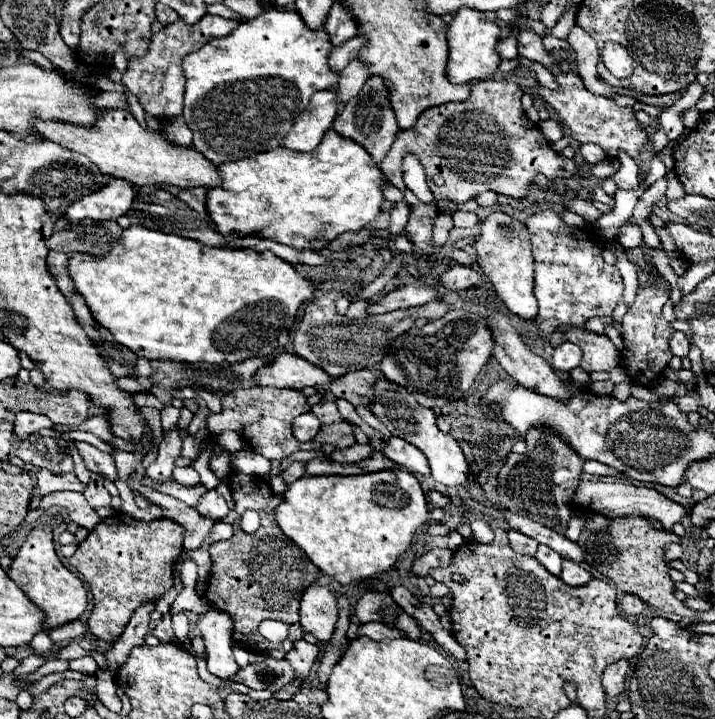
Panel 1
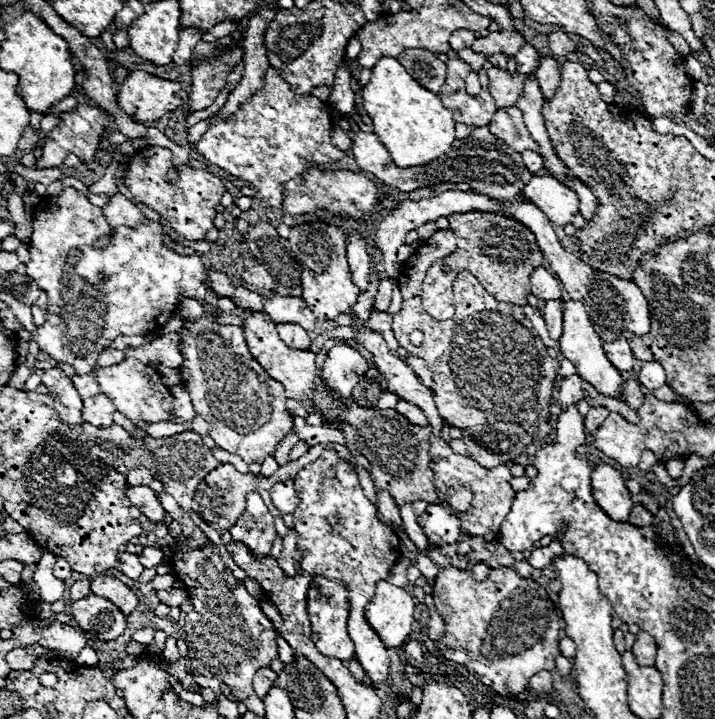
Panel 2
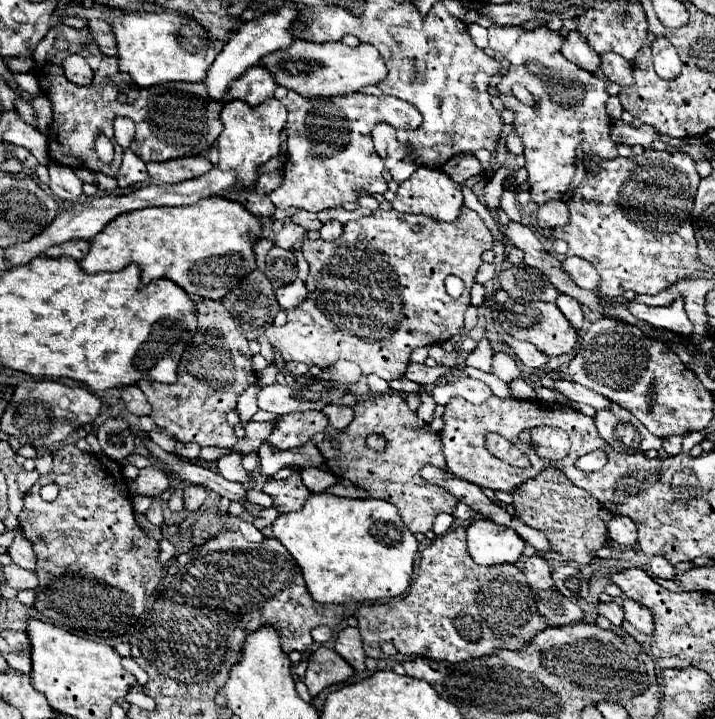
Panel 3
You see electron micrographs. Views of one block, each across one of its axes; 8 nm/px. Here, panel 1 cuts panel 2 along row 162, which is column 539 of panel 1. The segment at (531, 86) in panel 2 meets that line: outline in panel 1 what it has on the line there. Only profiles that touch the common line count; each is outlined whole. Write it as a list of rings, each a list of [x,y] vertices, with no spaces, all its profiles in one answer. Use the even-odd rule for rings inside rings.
[[[538,546],[538,552],[536,552],[536,560],[540,562],[540,564],[544,564],[544,568],[548,570],[548,572],[552,572],[554,576],[560,576],[560,570],[562,570],[562,556],[560,554],[556,554],[552,548],[548,548],[548,546]]]

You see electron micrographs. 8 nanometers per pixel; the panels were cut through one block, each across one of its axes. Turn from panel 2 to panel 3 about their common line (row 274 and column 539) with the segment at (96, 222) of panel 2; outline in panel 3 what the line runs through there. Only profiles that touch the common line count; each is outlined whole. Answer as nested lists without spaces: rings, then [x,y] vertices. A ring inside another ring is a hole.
[[[492,24],[488,28],[488,44],[490,50],[498,52],[500,56],[504,56],[506,62],[510,62],[508,66],[508,74],[500,80],[498,90],[500,90],[500,100],[504,104],[504,108],[510,108],[516,114],[514,120],[514,128],[518,134],[522,134],[522,142],[524,142],[524,158],[526,158],[526,170],[528,170],[528,186],[530,186],[530,196],[532,200],[540,206],[546,204],[550,200],[558,200],[570,186],[572,178],[574,178],[574,170],[576,170],[576,160],[578,160],[578,146],[588,146],[590,150],[594,150],[594,154],[600,160],[612,160],[618,156],[616,152],[616,142],[610,136],[610,126],[612,120],[606,114],[606,102],[608,102],[608,84],[600,78],[596,78],[592,72],[580,70],[576,64],[568,62],[562,54],[560,54],[560,46],[562,46],[564,38],[558,32],[552,32],[548,28],[538,28],[538,30],[522,30],[518,26],[498,26]],[[512,84],[522,84],[534,98],[536,98],[536,106],[526,106],[522,104],[518,98],[514,98],[512,94]]]

